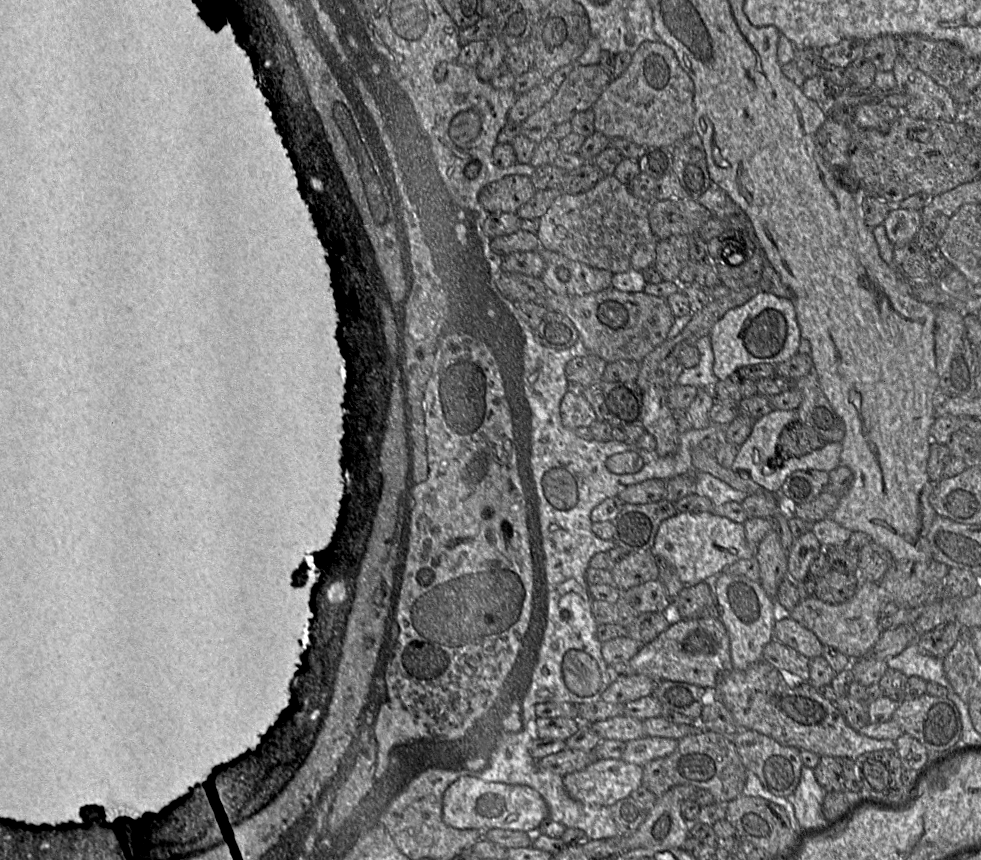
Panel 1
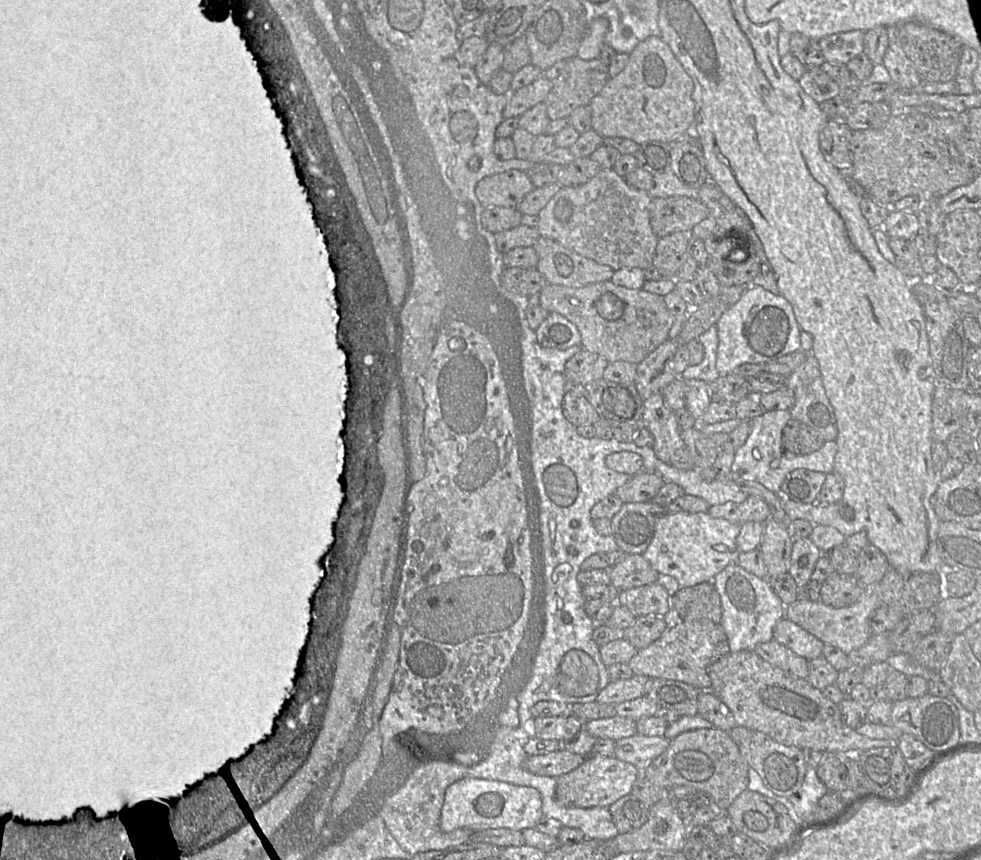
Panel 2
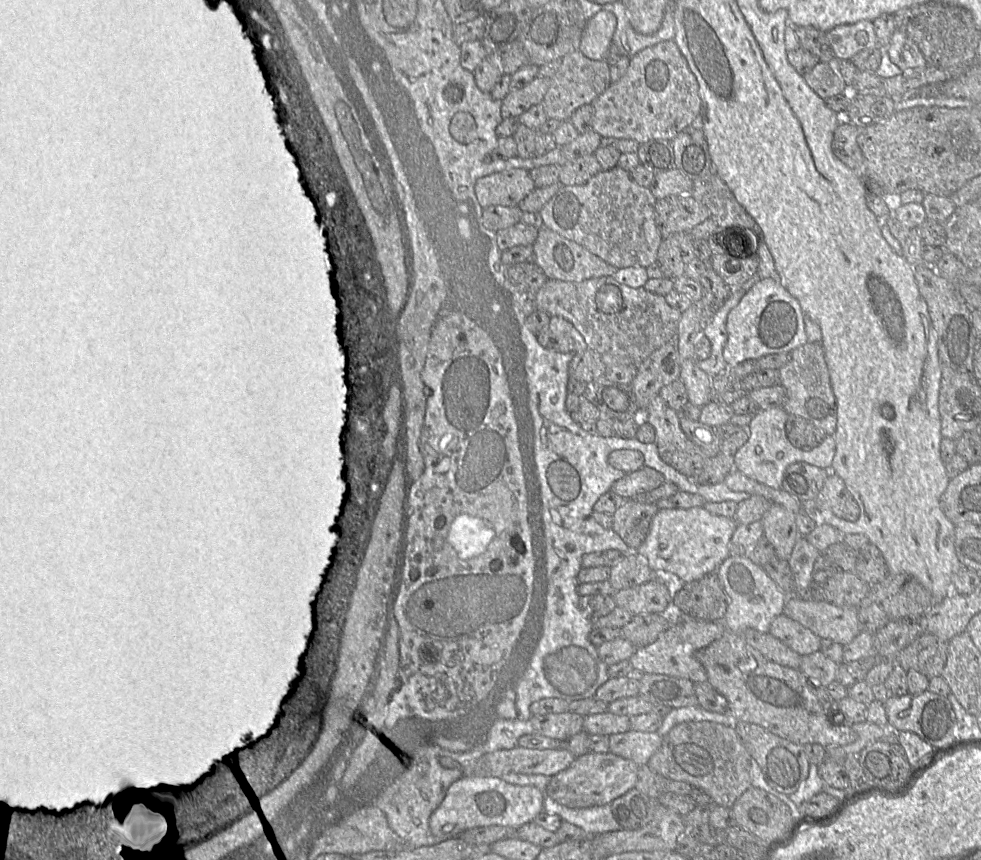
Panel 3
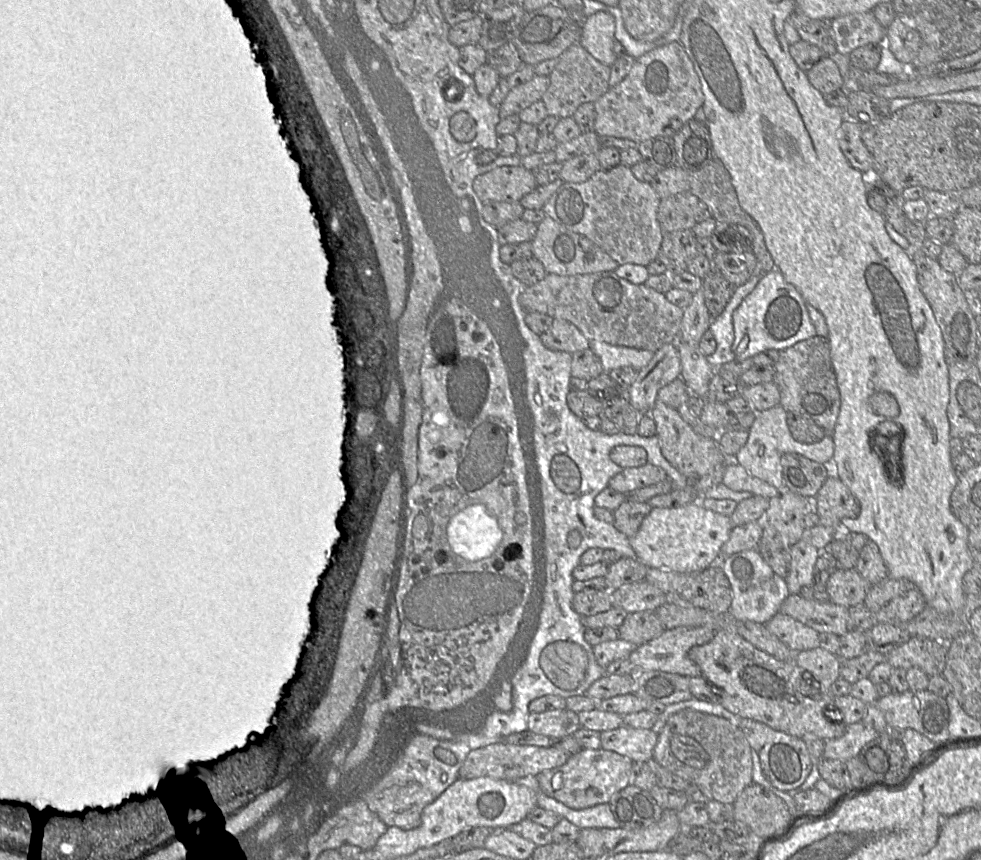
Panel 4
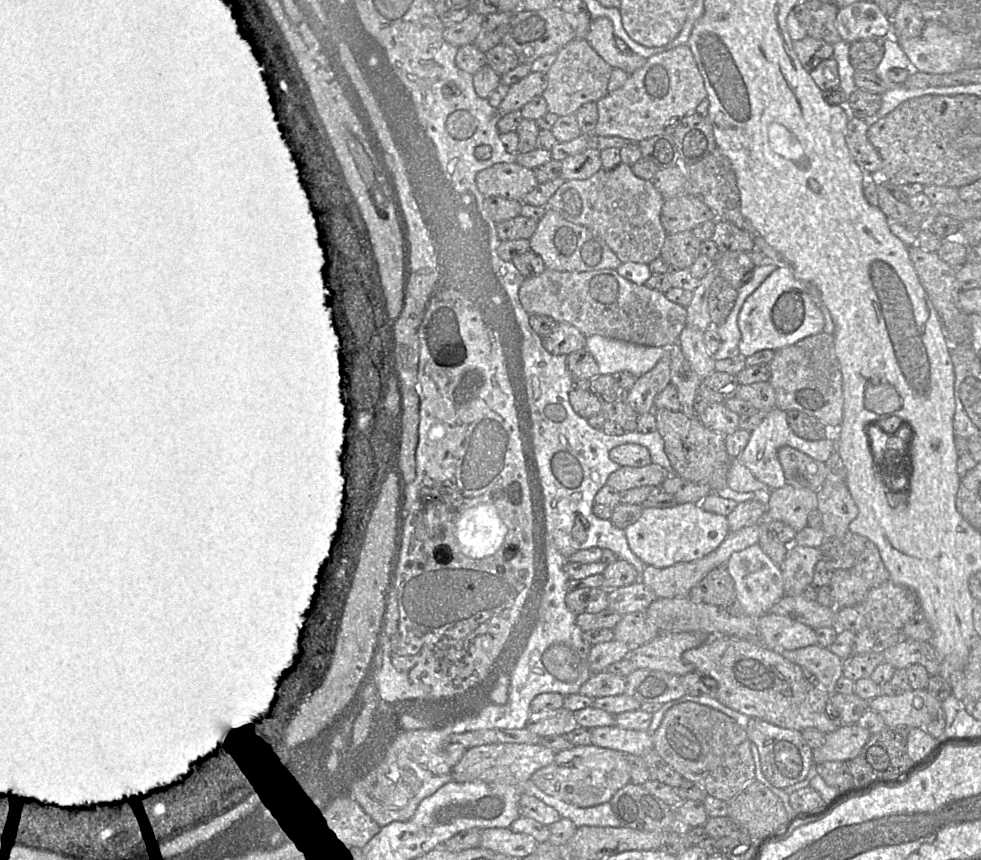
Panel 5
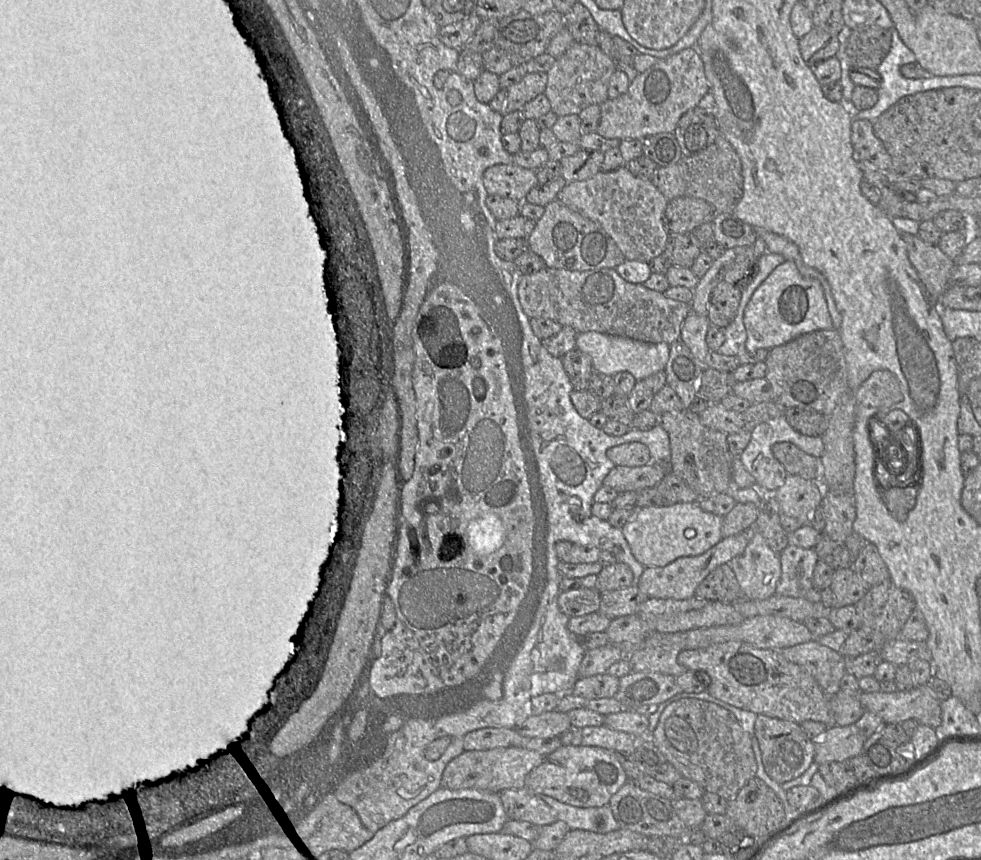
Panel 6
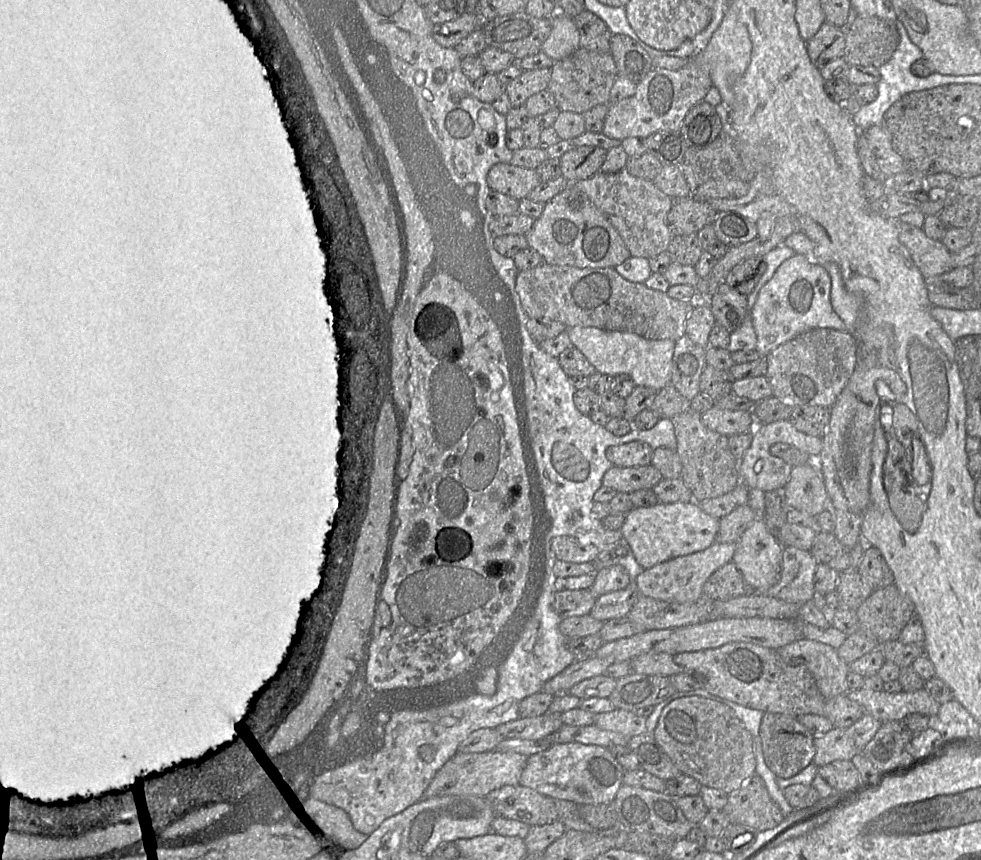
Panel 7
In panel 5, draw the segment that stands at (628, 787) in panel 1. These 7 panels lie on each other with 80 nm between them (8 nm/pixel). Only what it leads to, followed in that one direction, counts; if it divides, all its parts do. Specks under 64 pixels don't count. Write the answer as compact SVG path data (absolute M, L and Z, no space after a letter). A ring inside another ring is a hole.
M591 744L558 751L553 762L535 771L530 780L549 796L587 808L609 802L619 789L630 782L630 773L623 753Z

